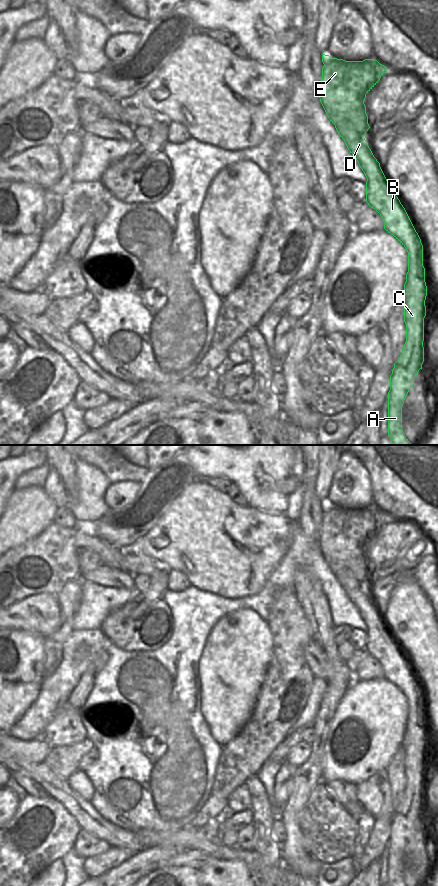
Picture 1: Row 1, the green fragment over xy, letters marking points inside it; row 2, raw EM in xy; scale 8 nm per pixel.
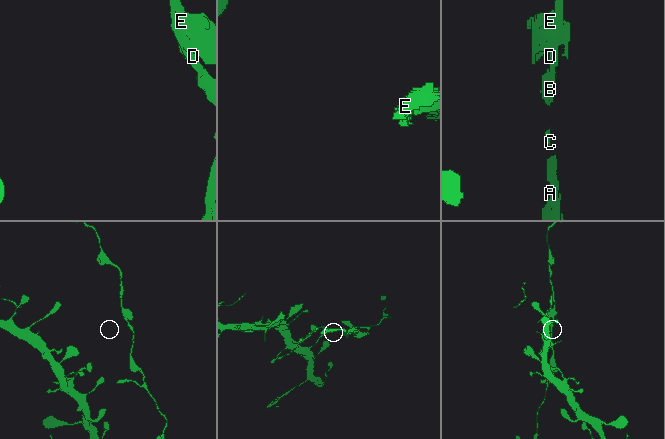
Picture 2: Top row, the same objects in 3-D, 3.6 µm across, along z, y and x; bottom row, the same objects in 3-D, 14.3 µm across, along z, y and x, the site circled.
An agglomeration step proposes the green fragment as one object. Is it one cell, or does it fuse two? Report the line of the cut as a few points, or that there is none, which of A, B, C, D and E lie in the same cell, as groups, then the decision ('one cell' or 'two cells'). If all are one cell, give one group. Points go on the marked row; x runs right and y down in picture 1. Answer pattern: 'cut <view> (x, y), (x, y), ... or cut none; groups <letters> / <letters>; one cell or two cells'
cut xy (335, 124), (346, 124), (365, 135); groups A B C D / E; two cells

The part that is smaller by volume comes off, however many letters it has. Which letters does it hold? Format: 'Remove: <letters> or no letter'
Remove: E

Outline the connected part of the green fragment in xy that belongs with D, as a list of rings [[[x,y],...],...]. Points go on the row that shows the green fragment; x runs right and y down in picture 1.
[[[335,125],[335,128],[367,178],[366,202],[380,214],[384,229],[408,252],[408,272],[401,297],[404,304],[406,342],[402,354],[394,363],[387,398],[388,436],[392,445],[412,445],[402,430],[402,406],[424,362],[427,286],[423,245],[405,208],[391,189],[380,163],[369,148],[366,135],[361,135],[347,125]]]

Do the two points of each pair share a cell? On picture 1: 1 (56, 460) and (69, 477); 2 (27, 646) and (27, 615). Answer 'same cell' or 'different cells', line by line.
1: same cell
2: different cells

